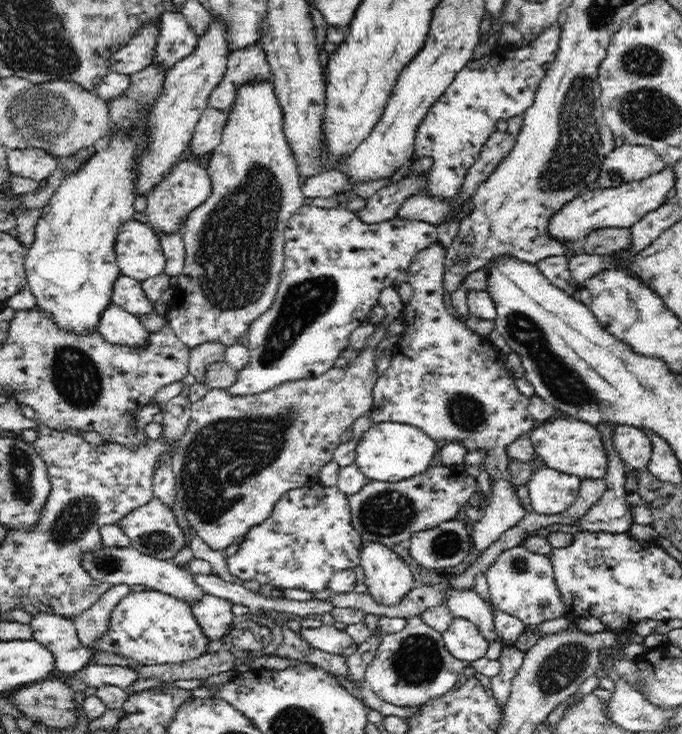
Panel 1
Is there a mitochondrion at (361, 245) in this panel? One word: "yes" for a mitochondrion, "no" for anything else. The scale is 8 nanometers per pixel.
no

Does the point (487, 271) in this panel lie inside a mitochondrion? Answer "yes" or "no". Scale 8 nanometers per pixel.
no

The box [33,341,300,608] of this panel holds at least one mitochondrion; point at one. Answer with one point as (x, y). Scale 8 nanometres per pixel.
(75, 375)

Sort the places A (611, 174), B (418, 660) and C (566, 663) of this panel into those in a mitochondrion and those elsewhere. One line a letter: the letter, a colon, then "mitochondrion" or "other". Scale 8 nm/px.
A: mitochondrion
B: mitochondrion
C: mitochondrion

